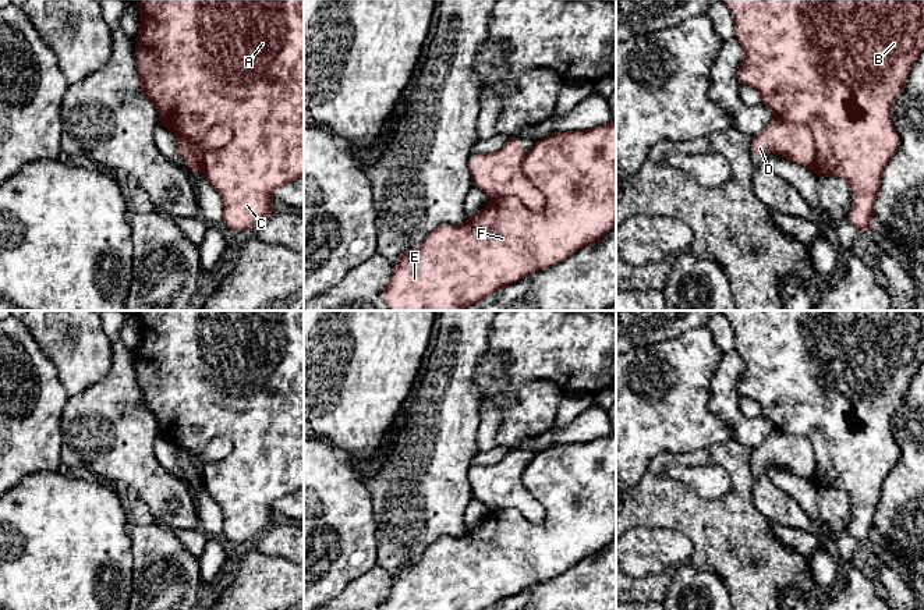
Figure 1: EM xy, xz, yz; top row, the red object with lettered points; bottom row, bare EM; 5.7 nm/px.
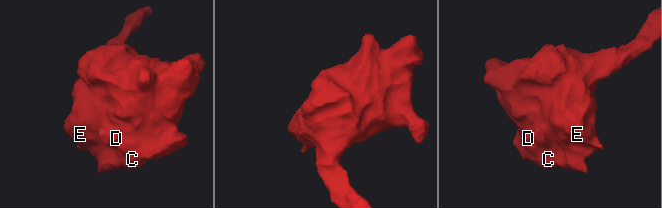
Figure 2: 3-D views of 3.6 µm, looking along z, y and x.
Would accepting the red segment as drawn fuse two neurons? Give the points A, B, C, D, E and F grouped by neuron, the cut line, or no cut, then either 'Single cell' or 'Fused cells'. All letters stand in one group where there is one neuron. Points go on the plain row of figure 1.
Groups: A B C E F / D. Split along xy (233, 444), (226, 438), (213, 438), (199, 451), (177, 446). Fused cells

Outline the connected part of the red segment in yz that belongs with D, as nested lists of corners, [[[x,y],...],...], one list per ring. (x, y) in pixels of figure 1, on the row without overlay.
[[[773,430],[762,444],[753,448],[751,464],[758,469],[765,469],[768,464],[782,465],[789,472],[813,482],[815,450],[803,435]]]

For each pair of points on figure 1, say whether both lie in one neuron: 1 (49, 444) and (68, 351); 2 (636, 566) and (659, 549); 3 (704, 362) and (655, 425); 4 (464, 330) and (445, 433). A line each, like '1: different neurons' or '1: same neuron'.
1: same neuron
2: same neuron
3: same neuron
4: same neuron

